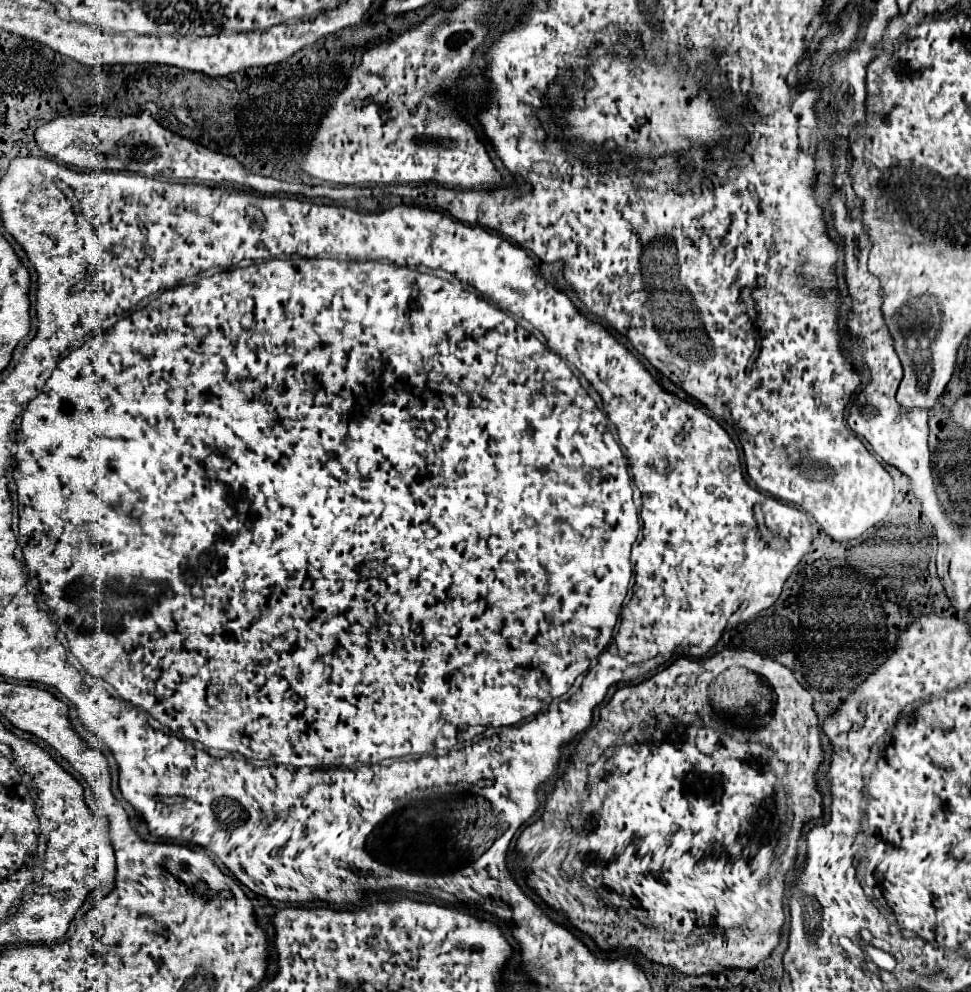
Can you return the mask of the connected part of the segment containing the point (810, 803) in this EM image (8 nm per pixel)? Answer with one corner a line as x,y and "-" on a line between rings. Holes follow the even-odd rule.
723,648
721,652
713,654
711,658
703,658
703,660
677,658
671,666
657,672
647,682
641,682
641,684
625,688
625,690
617,690
609,702
623,702
623,710
627,712
627,716
631,720
629,722
631,740
627,744
613,748
615,754
611,758
607,758
607,762
603,766
605,776
599,778
591,786
589,798
579,802
579,808
573,810
573,814
577,814
577,820
573,822
573,818
571,818
571,832
579,832
581,838
587,840
587,848
583,848
579,852
583,858
577,858
571,864
575,878
567,878
567,874
563,872
563,866
561,866
567,856
571,836
555,836
557,832
555,832
555,822
553,822
553,824
541,826
537,830
526,827
517,840
517,852
521,852
523,862
525,862
523,872
525,872
527,886
549,908
553,908
555,912
557,910
563,912
567,916
567,920
577,930
589,934
593,938
593,942
605,952
635,948
649,962
675,968
675,970
689,974
689,976
715,974
725,968
753,968
761,960
769,958
769,954
779,946
779,938
781,938
781,930
783,930
783,922
785,922
783,904
781,904
783,892
785,892
785,876
795,866
797,840
801,838
801,828
811,818
823,816
823,796
819,794
819,788
815,784
815,774
825,758
825,752
823,752
821,736
819,736
819,718
813,710
813,696
809,694
809,690
805,690
795,680
793,672
787,666
783,666
767,656
761,656
759,652
747,650
747,648
-
731,666
743,666
743,672
751,670
751,674
759,674
759,678
767,678
767,686
771,686
771,694
775,694
775,710
771,710
771,722
767,722
767,726
763,726
763,730
723,730
723,726
715,726
715,710
711,710
711,706
717,706
717,696
719,696
719,702
723,702
723,692
721,692
723,670
727,670
727,680
731,682
-
587,890
593,890
593,894
589,896

